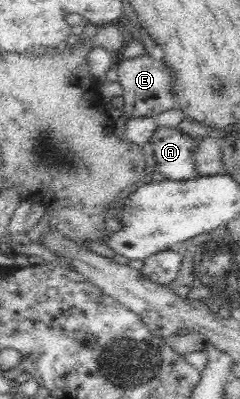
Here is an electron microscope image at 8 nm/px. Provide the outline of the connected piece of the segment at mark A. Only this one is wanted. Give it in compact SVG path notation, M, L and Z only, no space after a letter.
M160 126L143 146L147 167L164 174L169 181L189 181L199 177L195 151L199 137L192 137L178 126Z

